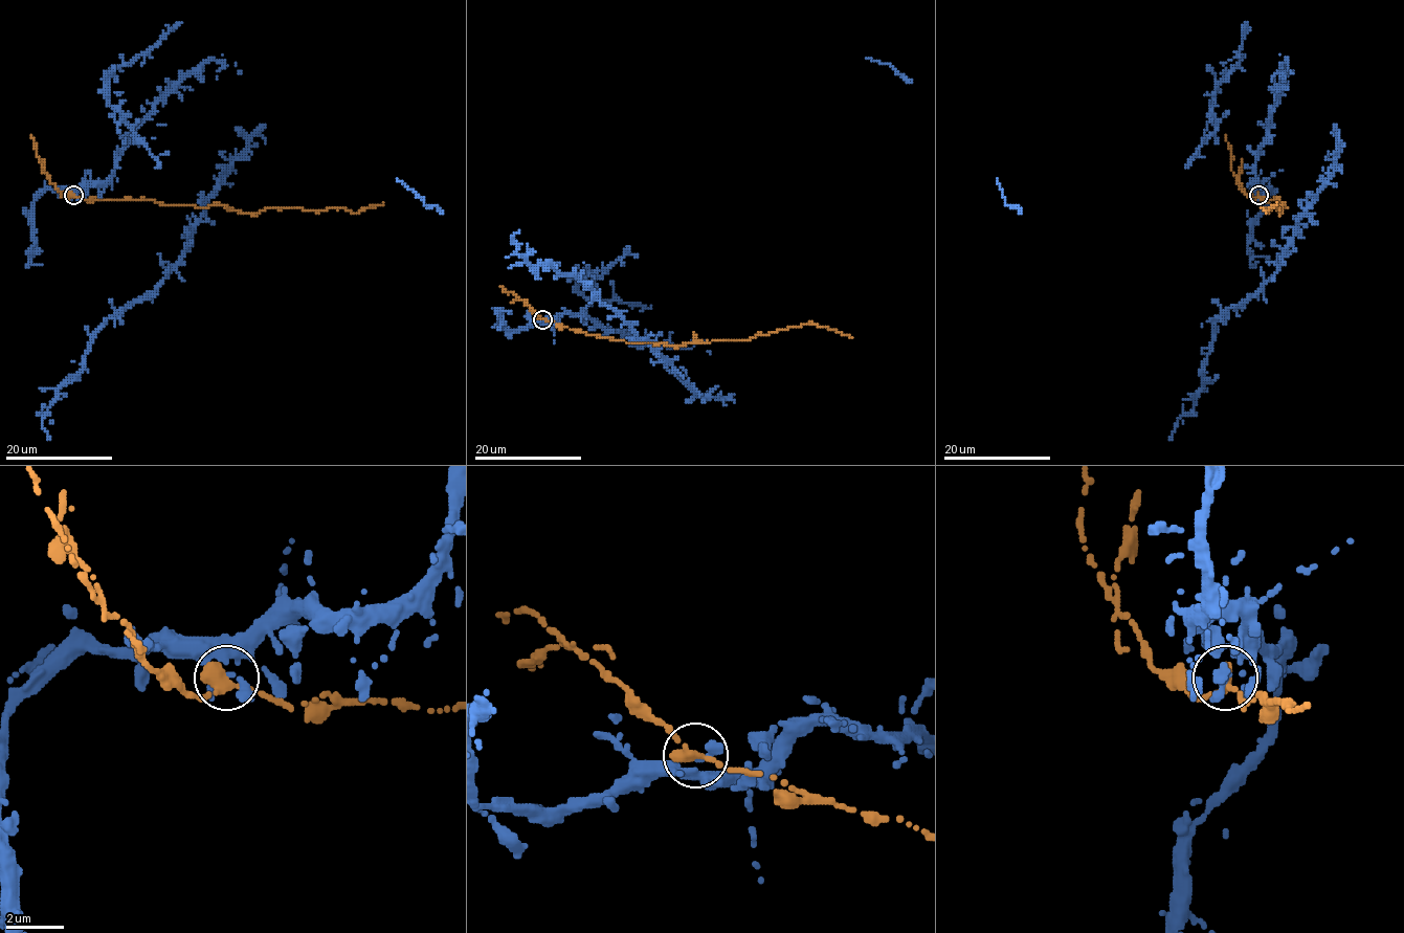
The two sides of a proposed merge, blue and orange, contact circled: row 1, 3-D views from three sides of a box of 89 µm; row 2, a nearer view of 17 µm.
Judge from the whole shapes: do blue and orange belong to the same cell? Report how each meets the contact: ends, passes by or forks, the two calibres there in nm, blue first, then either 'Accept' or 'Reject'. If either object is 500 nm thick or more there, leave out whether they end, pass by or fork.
At the ring blue passes by. At the ring orange passes by. Thickness 190 nm (blue) against 360 nm. Accept

